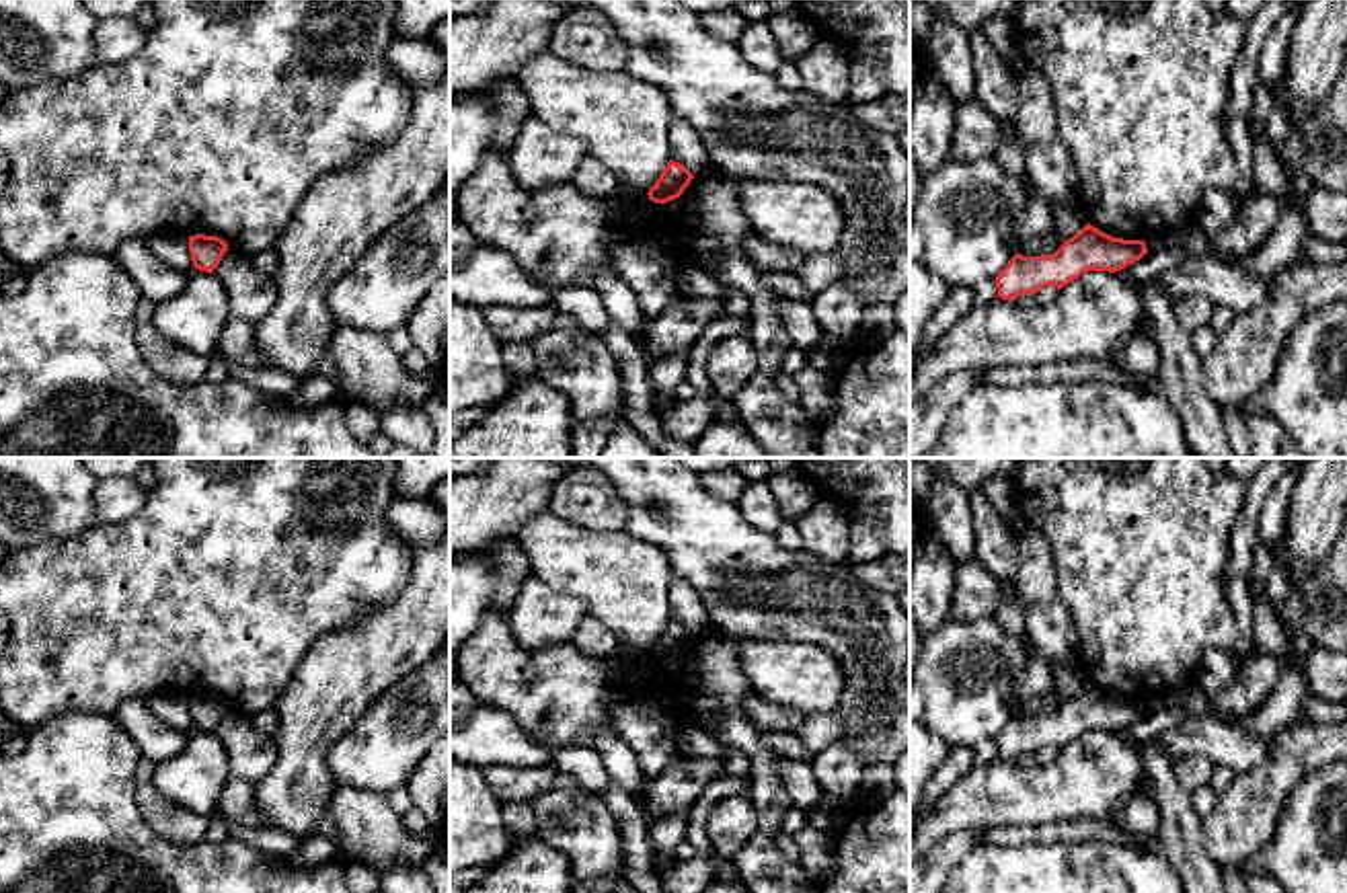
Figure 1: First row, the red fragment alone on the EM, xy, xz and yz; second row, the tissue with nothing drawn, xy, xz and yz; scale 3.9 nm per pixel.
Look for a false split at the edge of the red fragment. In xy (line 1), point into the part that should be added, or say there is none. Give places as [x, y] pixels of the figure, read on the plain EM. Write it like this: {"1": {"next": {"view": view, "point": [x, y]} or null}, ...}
{"1": {"next": null}}

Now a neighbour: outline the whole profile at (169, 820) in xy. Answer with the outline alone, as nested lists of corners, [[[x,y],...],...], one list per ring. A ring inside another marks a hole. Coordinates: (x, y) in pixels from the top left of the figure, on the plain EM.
[[[154,782],[138,784],[136,801],[146,823],[168,842],[191,846],[205,840],[209,819],[166,799]]]

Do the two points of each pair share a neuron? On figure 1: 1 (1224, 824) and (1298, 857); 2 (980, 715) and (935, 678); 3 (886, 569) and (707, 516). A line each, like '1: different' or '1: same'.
1: different
2: same
3: different

